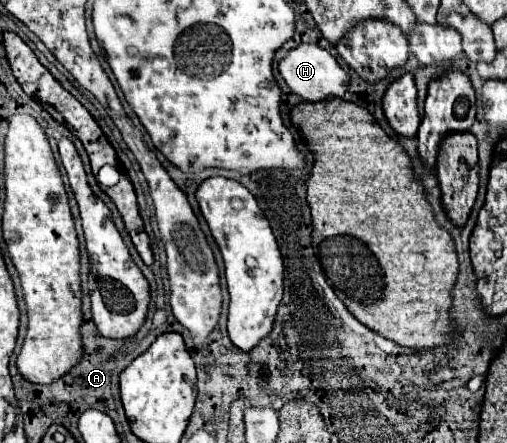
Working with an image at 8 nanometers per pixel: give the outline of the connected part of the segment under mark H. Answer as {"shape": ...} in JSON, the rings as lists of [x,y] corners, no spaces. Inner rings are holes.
{"shape":[[[299,45],[287,53],[279,63],[279,73],[293,93],[303,101],[323,101],[327,97],[343,97],[349,87],[349,73],[337,63],[337,59],[319,45]]]}

